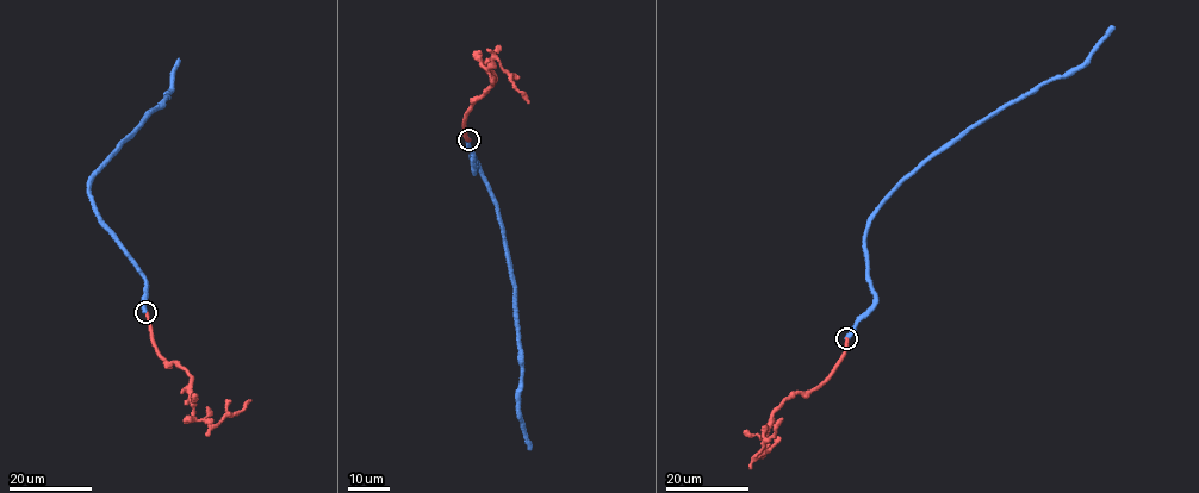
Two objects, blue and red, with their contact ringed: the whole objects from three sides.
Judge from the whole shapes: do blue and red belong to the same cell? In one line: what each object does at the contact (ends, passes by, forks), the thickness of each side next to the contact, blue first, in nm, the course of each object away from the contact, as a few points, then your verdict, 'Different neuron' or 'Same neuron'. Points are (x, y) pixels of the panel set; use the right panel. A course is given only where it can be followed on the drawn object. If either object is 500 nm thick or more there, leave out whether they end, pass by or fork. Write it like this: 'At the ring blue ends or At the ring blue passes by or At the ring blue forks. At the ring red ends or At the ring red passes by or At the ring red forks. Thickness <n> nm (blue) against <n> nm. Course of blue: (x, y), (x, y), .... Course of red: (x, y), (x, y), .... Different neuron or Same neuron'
Thickness 600 nm (blue) against 360 nm. Course of blue: (846, 338), (871, 306), (864, 242), (870, 218), (884, 201), (971, 128), (1075, 70), (1114, 26). Course of red: (846, 338), (845, 354), (827, 379), (788, 397), (776, 409), (763, 435), (769, 450), (755, 456), (782, 418). Different neuron

